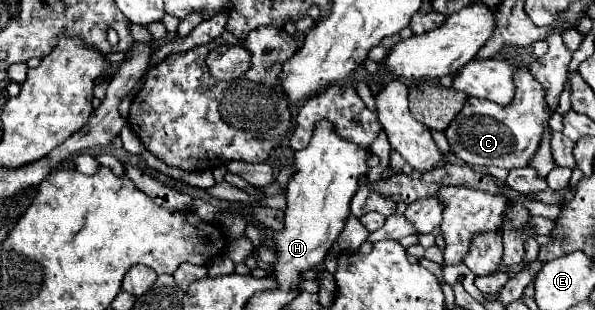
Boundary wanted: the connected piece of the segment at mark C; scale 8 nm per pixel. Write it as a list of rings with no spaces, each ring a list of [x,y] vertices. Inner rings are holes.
[[[515,64],[515,98],[507,106],[487,102],[481,98],[469,98],[463,110],[451,120],[445,130],[451,152],[473,168],[523,168],[539,150],[539,142],[545,130],[549,130],[549,106],[545,100],[545,88],[535,76],[529,74],[529,66]]]

